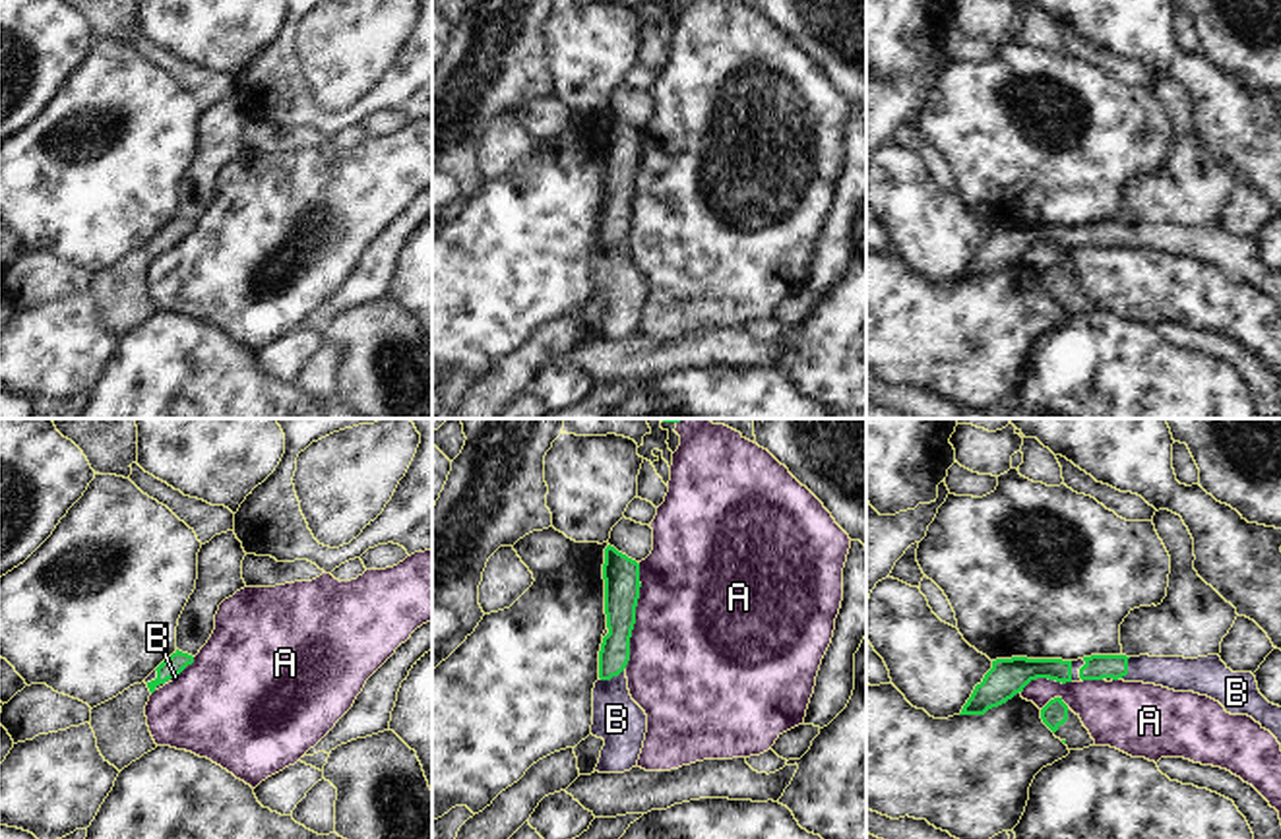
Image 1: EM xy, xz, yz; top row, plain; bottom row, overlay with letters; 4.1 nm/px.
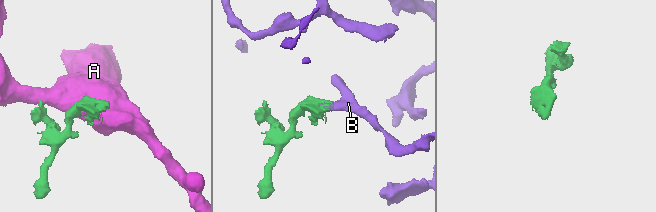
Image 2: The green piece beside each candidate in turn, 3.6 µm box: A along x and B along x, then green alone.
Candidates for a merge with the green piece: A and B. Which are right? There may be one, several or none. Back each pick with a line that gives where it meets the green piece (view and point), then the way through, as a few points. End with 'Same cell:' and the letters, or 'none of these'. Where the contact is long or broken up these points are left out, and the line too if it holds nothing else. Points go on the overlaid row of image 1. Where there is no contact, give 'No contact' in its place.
B: Touches green at xz (611, 677). Path across: xz (615, 650), (611, 677), (611, 702), (617, 719)
Same cell: B

